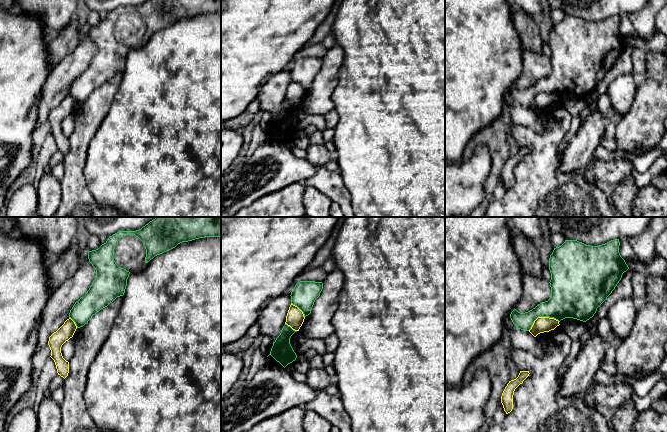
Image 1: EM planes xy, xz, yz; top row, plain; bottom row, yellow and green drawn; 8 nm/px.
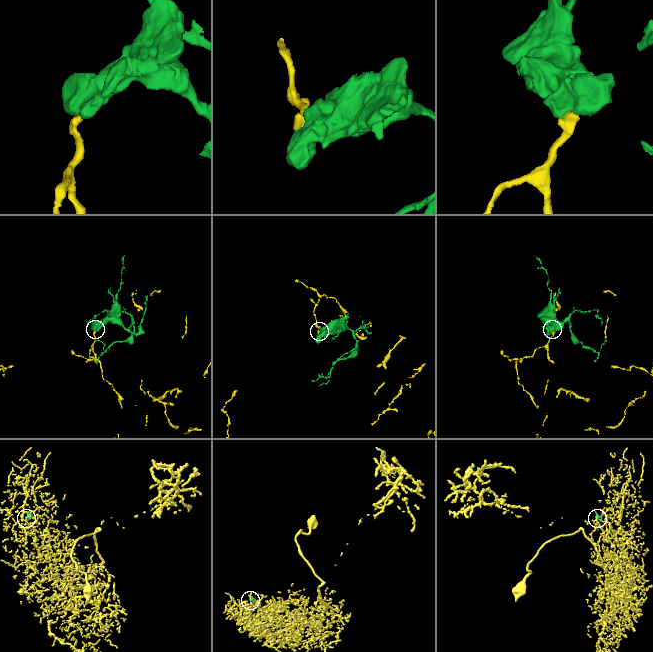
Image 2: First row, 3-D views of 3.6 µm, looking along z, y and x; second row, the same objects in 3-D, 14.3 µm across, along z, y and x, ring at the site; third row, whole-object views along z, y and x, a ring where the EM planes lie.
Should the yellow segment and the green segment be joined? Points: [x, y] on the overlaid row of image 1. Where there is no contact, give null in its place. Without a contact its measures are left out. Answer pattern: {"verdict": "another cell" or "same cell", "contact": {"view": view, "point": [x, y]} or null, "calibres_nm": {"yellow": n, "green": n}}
{"verdict": "another cell", "contact": {"view": "yz", "point": [542, 317]}, "calibres_nm": {"yellow": 130, "green": 280}}

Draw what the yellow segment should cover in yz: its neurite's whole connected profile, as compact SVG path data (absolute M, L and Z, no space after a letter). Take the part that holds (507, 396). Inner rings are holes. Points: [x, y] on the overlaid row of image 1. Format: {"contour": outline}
{"contour": "M520 371L518 377L514 380L509 381L507 386L505 387L501 396L501 403L506 414L510 413L513 409L513 395L515 389L523 383L523 381L529 376L529 374L529 371Z"}

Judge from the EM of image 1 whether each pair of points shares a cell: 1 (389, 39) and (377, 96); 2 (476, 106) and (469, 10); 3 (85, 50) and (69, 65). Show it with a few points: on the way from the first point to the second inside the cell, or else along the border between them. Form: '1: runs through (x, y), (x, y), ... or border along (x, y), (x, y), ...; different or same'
1: runs through (389, 53), (389, 82); same
2: runs through (469, 82), (469, 34); same
3: runs through (81, 54), (73, 62); same

